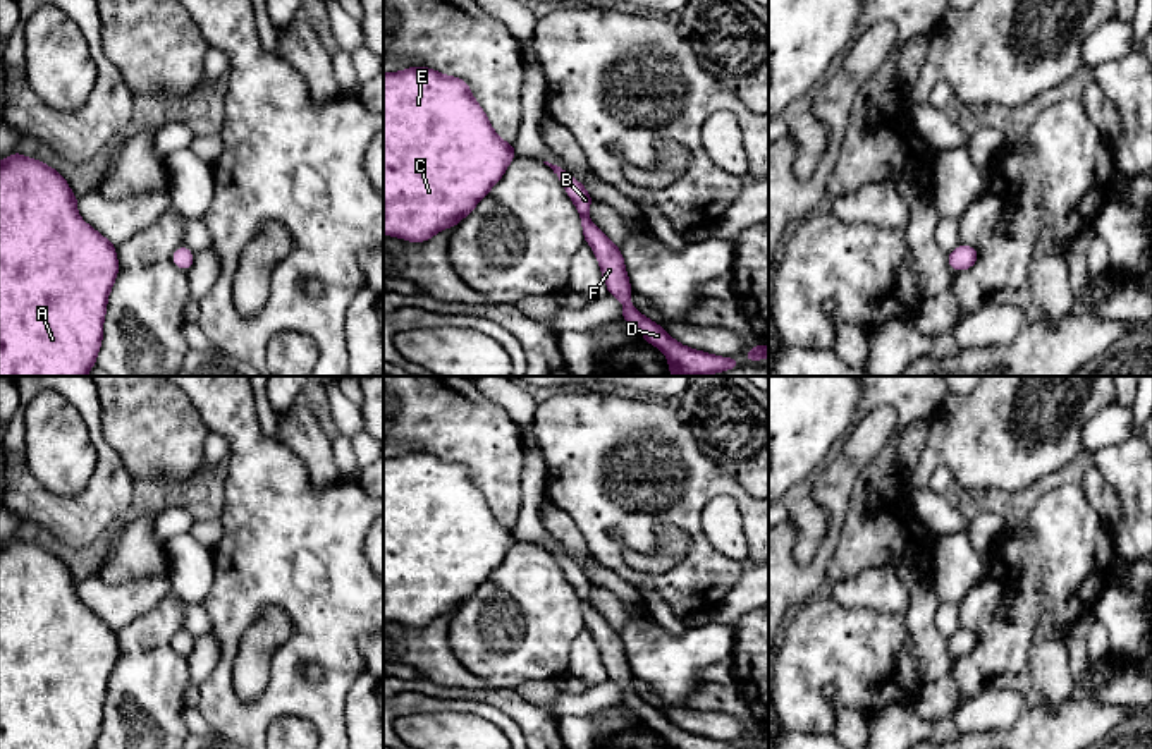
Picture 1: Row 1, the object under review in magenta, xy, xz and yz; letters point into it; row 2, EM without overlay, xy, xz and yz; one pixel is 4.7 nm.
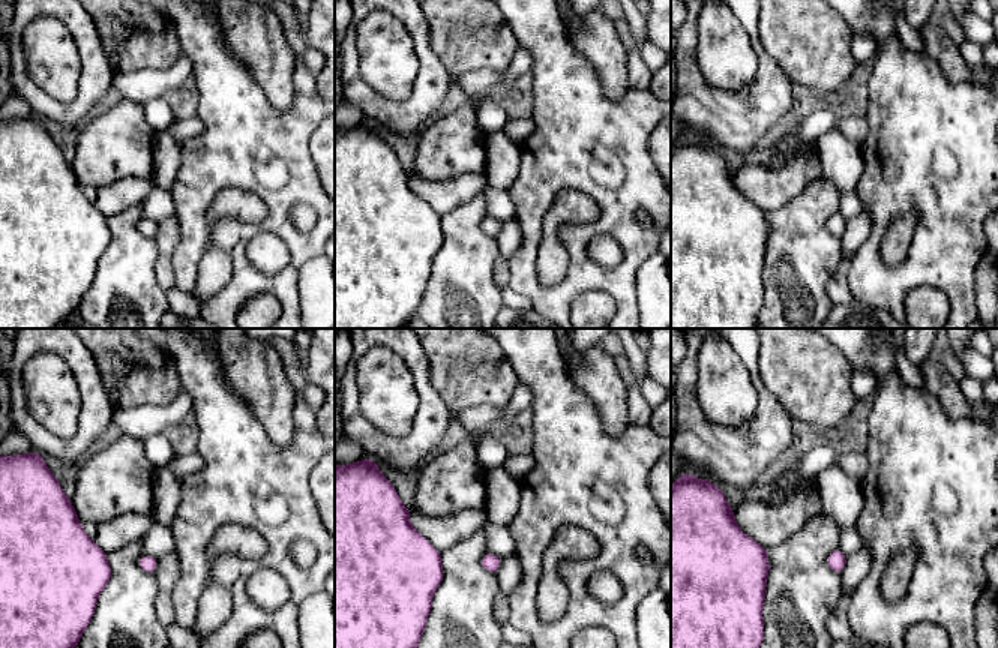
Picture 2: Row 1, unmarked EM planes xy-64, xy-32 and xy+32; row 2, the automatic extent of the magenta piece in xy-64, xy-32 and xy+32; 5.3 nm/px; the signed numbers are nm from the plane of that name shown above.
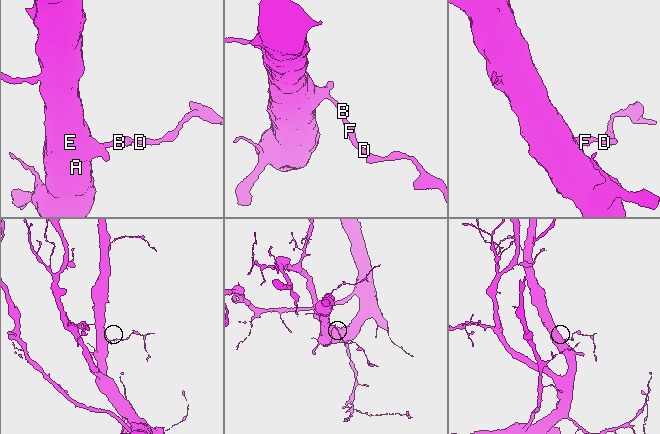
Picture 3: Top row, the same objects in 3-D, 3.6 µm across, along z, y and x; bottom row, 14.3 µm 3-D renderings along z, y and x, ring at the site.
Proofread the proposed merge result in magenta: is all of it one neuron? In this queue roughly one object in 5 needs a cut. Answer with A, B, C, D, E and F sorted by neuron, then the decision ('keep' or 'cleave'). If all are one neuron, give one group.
A B C D E F; keep

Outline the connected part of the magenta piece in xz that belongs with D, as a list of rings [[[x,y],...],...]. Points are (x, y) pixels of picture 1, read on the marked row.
[[[543,161],[548,165],[557,179],[564,184],[567,196],[573,199],[585,234],[585,242],[593,249],[600,265],[602,277],[607,285],[607,292],[616,295],[624,311],[621,320],[633,323],[643,335],[643,338],[660,349],[669,362],[672,376],[707,376],[712,373],[722,373],[732,368],[739,368],[741,362],[734,357],[720,357],[707,354],[703,350],[689,349],[676,342],[664,326],[653,323],[631,306],[631,283],[624,266],[624,258],[616,246],[588,216],[591,196],[586,187],[579,184],[571,172]]]

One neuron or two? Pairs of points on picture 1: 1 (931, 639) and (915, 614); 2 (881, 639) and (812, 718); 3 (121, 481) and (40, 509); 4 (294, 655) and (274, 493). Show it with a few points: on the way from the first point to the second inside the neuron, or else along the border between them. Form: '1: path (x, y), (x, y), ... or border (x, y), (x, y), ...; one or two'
1: path (924, 633), (920, 621); one
2: path (857, 653), (851, 653), (812, 694); one
3: path (100, 502), (93, 509), (61, 509); one
4: path (305, 615), (305, 557), (281, 533); one

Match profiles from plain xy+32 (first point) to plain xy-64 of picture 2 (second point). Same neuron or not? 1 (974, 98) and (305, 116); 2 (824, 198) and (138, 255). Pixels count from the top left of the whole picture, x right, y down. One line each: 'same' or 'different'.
1: same
2: same

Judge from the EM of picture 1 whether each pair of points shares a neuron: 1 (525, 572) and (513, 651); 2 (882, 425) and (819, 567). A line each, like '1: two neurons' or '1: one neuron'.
1: one neuron
2: one neuron

